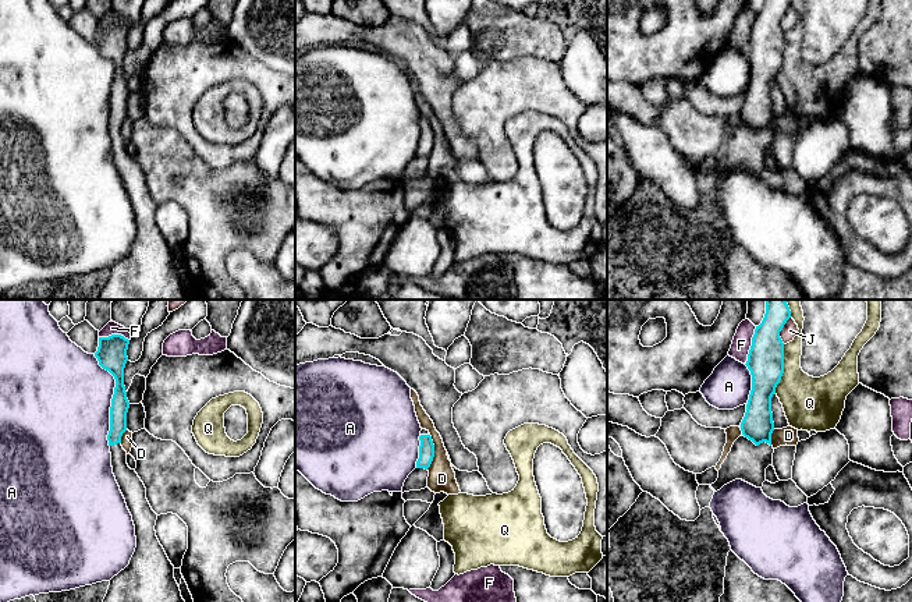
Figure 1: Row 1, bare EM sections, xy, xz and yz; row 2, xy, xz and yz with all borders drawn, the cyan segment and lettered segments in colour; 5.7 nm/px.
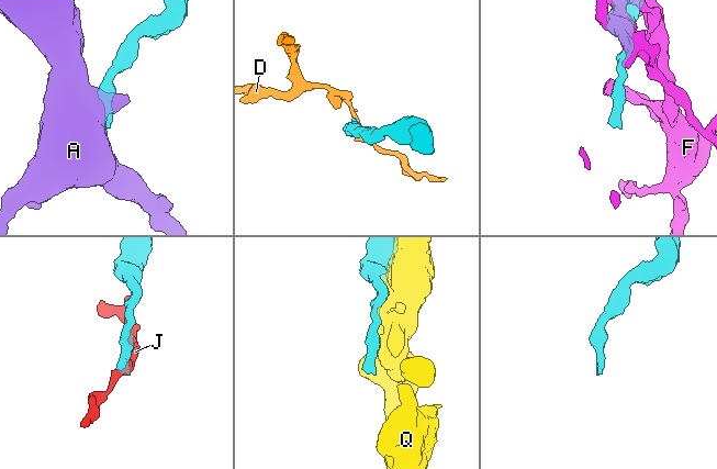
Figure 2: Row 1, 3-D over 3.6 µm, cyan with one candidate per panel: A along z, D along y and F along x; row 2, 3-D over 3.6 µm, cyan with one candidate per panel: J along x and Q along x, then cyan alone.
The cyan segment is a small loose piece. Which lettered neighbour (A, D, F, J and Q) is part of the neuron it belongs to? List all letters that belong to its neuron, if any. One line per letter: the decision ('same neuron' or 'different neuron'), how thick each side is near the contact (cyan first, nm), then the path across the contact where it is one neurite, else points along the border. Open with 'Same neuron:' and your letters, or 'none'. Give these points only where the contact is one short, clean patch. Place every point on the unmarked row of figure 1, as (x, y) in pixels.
Same neuron: none
A: different neuron; calibres 160 and 500 nm
D: different neuron; calibres 100 and 160 nm; border xz (430, 123), (433, 144), (432, 151), (426, 156)
F: different neuron; calibres 200 and 110 nm
J: different neuron; calibres 200 and 90 nm
Q: different neuron; calibres 200 and 300 nm

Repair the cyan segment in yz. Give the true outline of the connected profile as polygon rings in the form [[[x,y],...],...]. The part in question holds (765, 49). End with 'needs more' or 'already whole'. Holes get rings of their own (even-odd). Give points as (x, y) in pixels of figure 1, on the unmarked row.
[[[766,0],[762,11],[755,17],[745,52],[752,63],[752,78],[741,110],[742,123],[734,130],[731,139],[721,152],[717,169],[710,173],[716,180],[735,167],[742,167],[756,176],[762,176],[766,169],[766,156],[773,152],[774,141],[771,134],[774,118],[771,85],[776,82],[776,75],[784,61],[784,31],[780,20],[789,6],[791,0]]]; needs more

